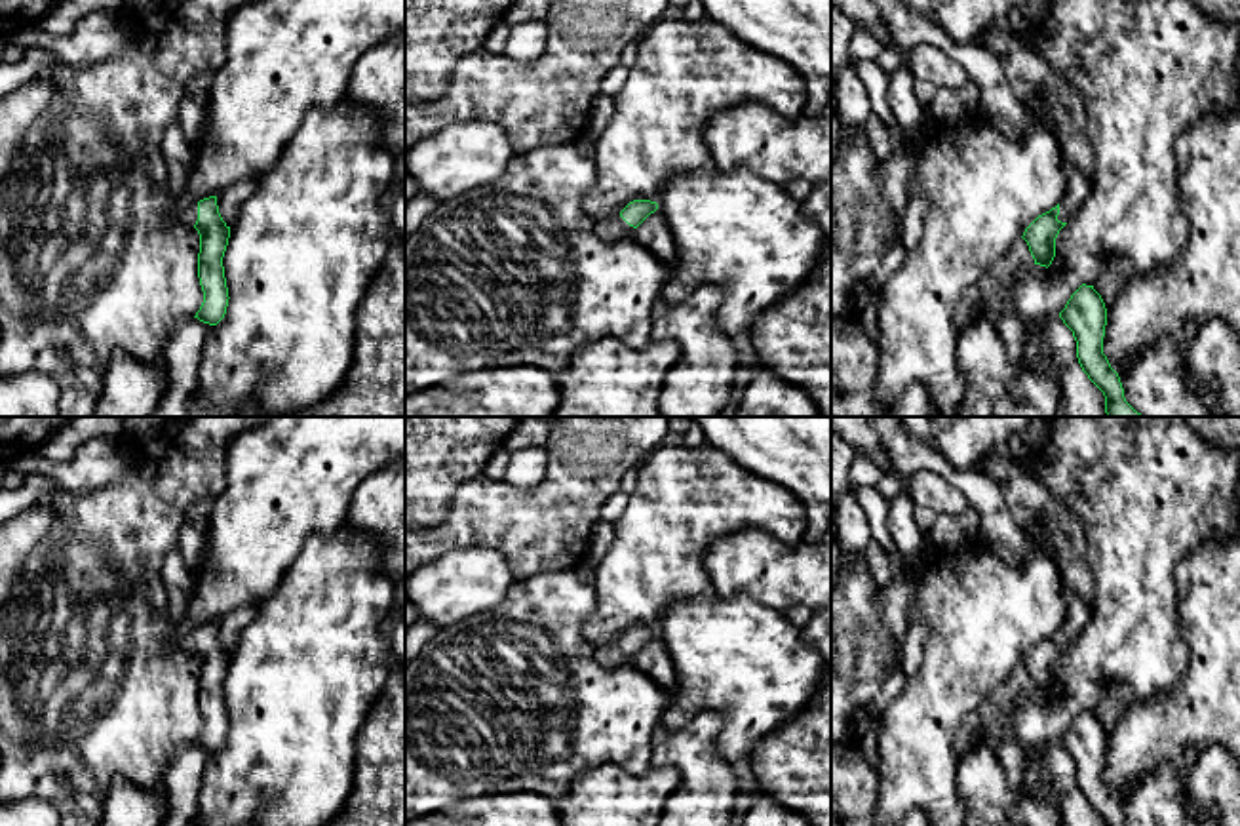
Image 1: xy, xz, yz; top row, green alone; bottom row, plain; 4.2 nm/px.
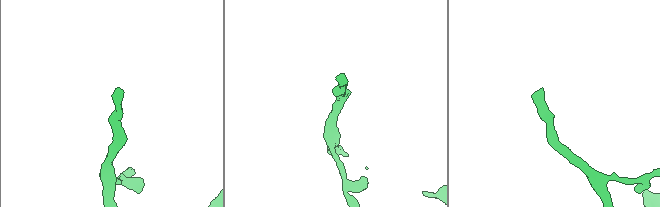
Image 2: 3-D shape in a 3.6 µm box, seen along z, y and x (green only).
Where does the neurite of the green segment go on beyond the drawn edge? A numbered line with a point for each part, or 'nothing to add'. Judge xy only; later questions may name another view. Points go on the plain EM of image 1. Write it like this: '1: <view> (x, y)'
1: xy (189, 642)

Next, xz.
1: xz (613, 655)

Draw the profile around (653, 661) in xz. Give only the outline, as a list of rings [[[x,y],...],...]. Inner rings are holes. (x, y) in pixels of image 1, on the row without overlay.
[[[658,636],[650,639],[637,655],[633,655],[631,664],[662,689],[669,693],[675,691],[677,674],[673,660],[666,649],[666,643]]]

